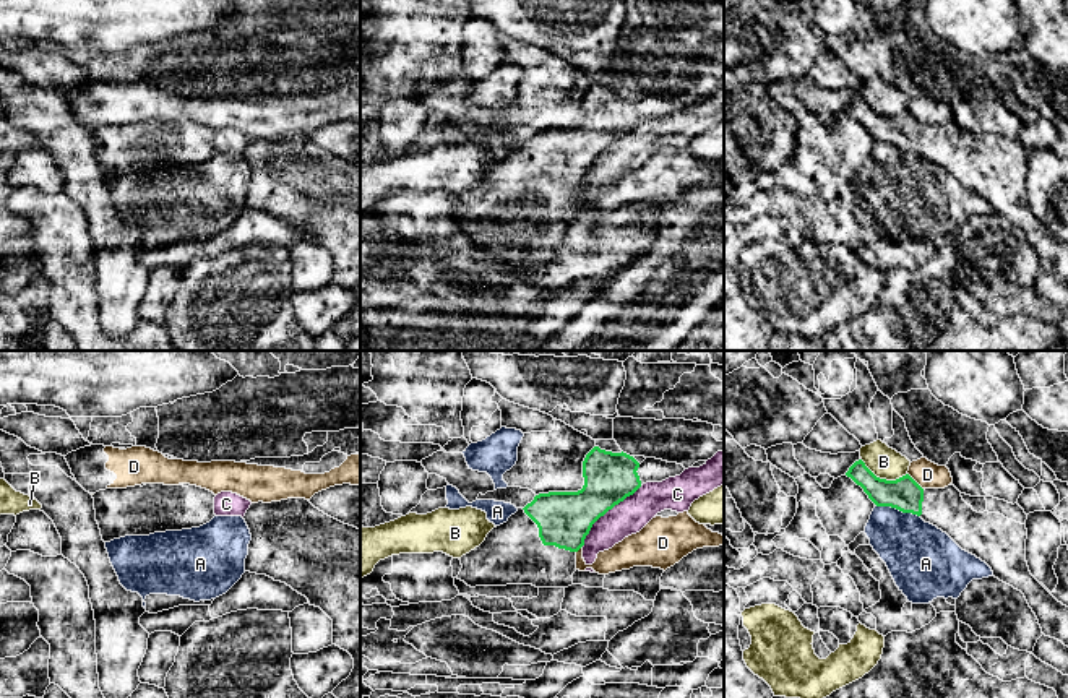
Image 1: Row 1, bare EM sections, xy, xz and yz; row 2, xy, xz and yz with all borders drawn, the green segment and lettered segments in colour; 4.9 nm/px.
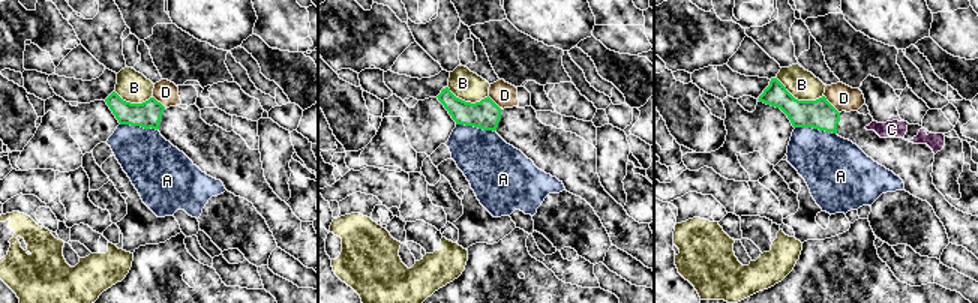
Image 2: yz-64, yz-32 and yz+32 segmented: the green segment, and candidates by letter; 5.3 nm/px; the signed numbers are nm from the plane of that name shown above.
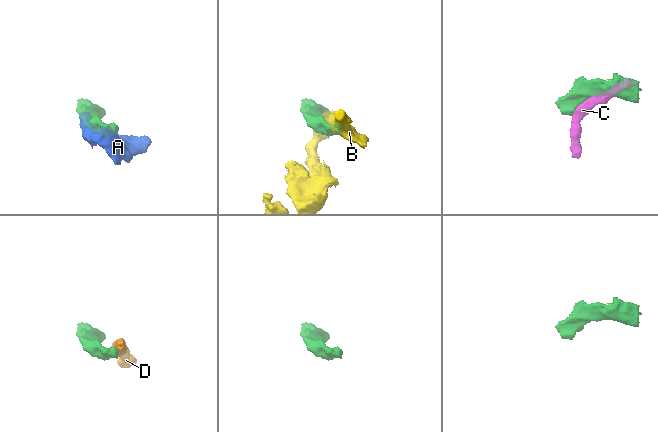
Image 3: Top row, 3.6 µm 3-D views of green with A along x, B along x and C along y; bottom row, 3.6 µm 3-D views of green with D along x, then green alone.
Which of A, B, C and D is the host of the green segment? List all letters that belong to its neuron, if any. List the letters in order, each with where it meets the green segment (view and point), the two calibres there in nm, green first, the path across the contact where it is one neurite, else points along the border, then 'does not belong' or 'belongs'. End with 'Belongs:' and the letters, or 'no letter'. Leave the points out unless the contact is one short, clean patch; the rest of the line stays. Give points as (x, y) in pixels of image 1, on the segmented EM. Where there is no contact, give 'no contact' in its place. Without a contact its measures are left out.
A: meets green in yz at (898, 508); 170 nm thick on the green side, 320 nm on the other; border along yz (875, 504), (919, 517); does not belong
B: meets green in yz at (883, 479); 170 nm thick on the green side, 160 nm on the other; does not belong
C: meets green in xz at (606, 512); 280 nm thick on the green side, 170 nm on the other; does not belong
D: meets green in yz at (914, 481); 170 nm thick on the green side, 140 nm on the other; border along yz (908, 473), (922, 489); does not belong
Belongs: no letter

